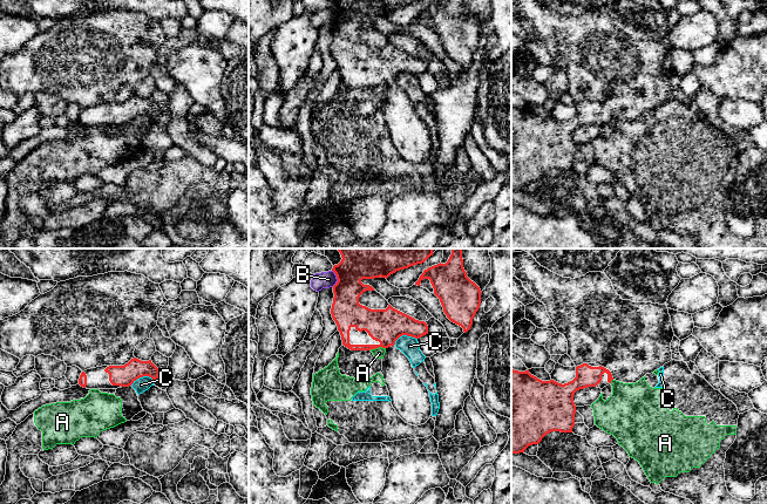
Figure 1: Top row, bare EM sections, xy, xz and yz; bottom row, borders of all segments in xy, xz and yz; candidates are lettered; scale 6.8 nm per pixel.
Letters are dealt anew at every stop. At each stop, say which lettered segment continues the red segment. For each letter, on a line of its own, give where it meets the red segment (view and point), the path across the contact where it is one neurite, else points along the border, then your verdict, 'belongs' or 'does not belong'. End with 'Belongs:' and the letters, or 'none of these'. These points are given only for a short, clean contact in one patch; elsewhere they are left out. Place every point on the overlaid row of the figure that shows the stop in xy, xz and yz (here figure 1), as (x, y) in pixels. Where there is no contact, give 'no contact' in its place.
A: contact xz (377, 347); does not belong
B: contact xz (337, 278); border xz (332, 270), (337, 279), (333, 286); does not belong
C: contact xy (142, 376); border xy (154, 382), (148, 376), (140, 376), (130, 385); does not belong
Belongs: none of these

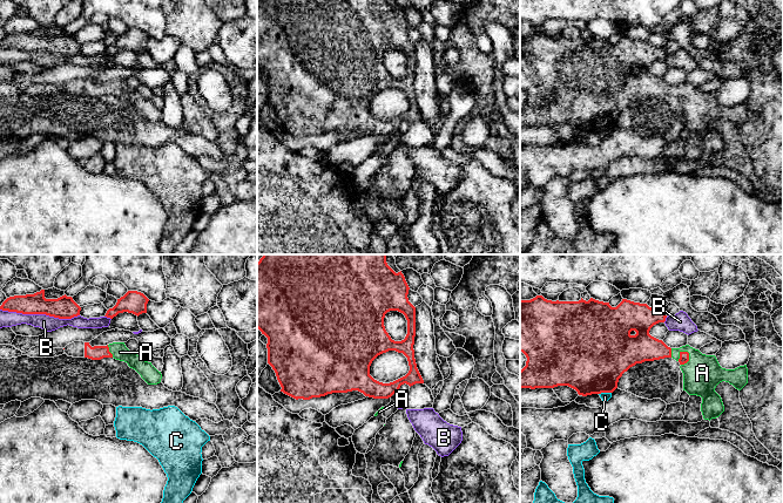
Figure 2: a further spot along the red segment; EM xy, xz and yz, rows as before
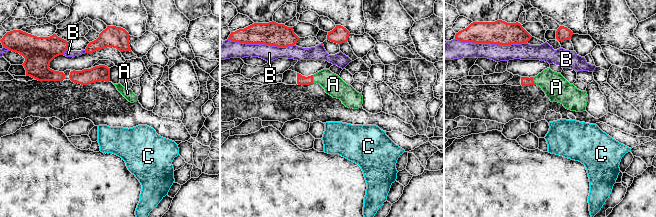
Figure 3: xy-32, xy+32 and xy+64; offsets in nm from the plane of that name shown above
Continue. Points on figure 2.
A: contact yz (688, 359); way yz (683, 359), (688, 359), (702, 373); belongs
B: contact xy (40, 313); does not belong
C: contact yz (605, 392); border yz (611, 392), (601, 392), (599, 394); does not belong
Belongs: A

